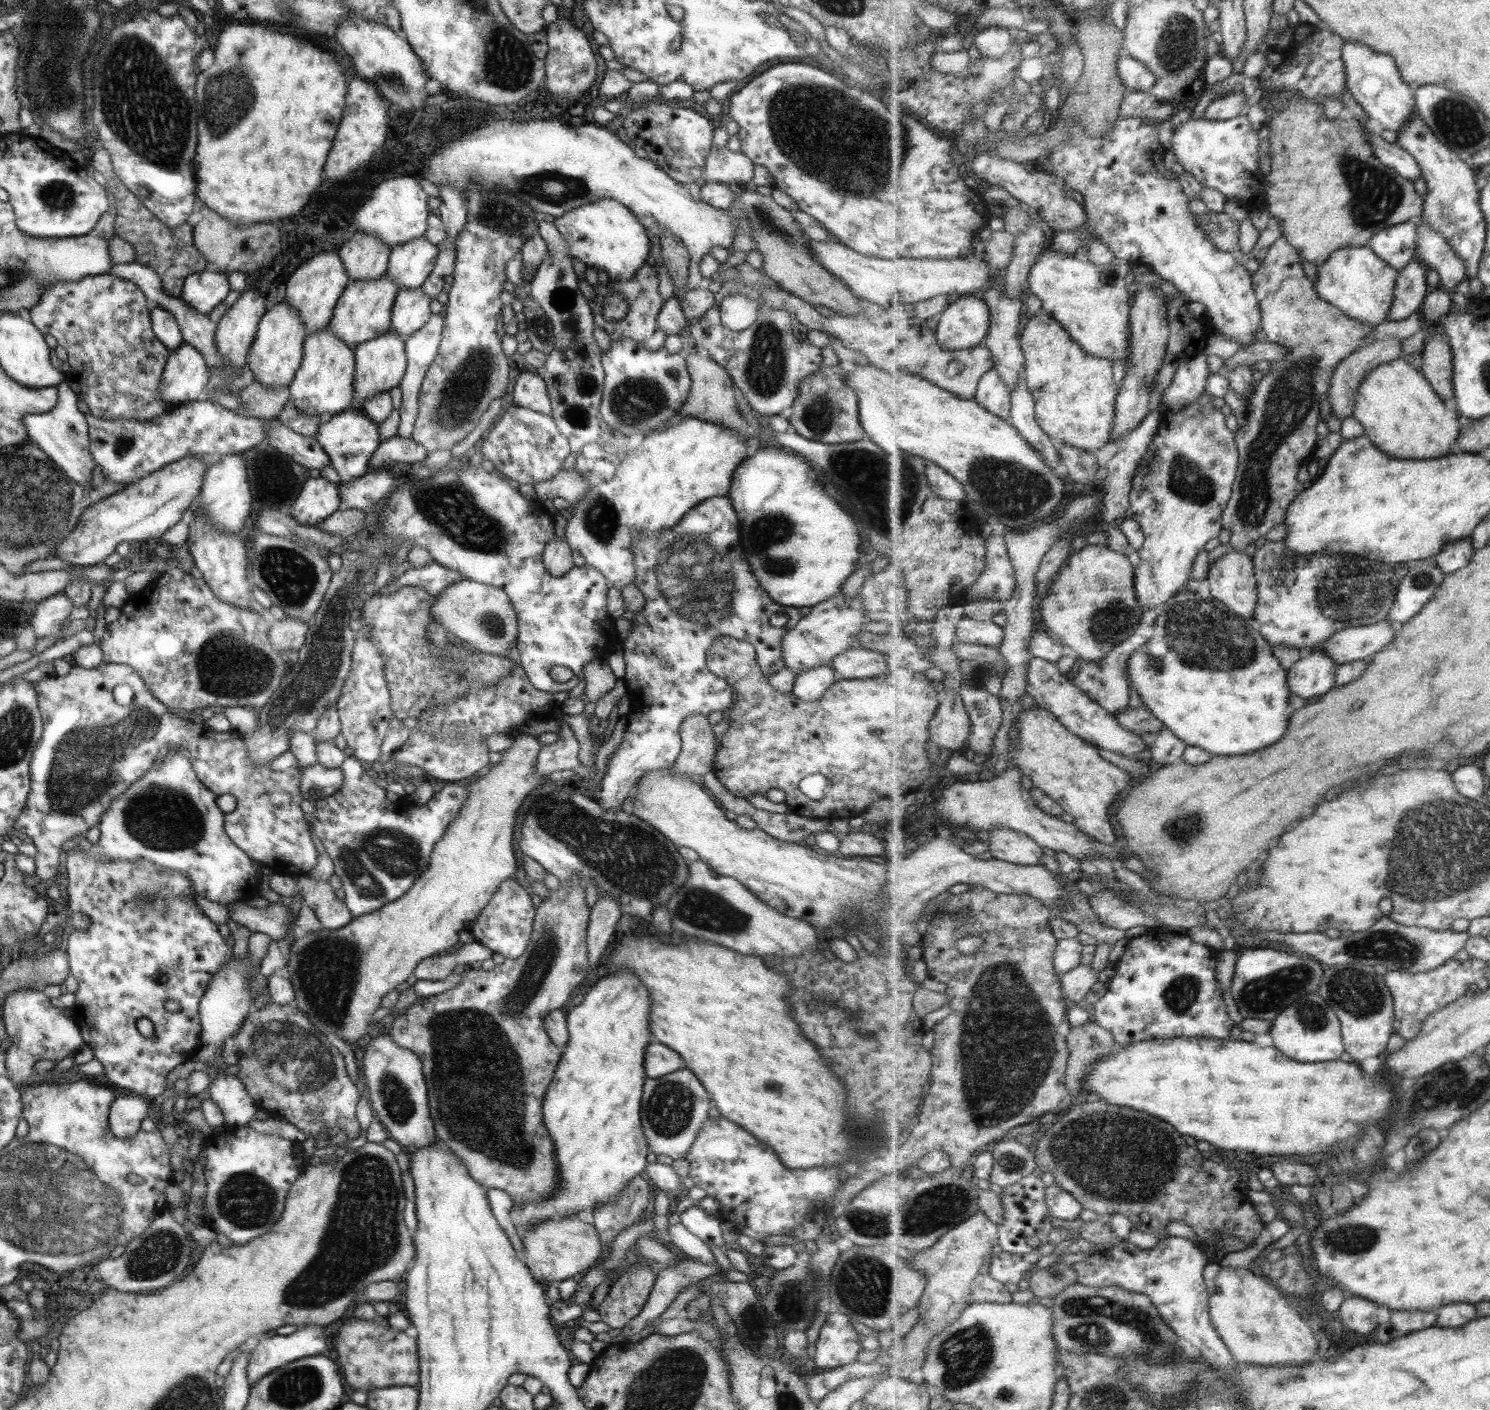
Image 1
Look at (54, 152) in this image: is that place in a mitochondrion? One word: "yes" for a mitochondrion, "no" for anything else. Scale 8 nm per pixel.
no

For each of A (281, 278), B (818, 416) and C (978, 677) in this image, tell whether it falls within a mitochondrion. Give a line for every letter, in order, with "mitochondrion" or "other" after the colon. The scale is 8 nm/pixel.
A: other
B: mitochondrion
C: other

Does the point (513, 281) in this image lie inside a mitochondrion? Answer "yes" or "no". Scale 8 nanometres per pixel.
no

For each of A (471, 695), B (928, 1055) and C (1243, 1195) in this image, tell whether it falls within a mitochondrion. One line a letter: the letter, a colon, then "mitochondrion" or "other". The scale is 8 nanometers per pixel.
A: other
B: other
C: other

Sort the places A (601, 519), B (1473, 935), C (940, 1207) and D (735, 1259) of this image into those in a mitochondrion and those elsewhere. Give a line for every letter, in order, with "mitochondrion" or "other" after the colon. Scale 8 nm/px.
A: mitochondrion
B: other
C: mitochondrion
D: other

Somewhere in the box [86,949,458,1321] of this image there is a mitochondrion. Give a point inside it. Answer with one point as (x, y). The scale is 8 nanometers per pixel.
(363, 1235)

